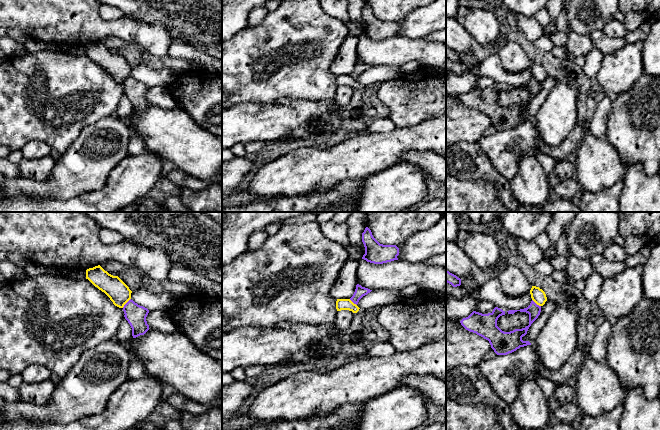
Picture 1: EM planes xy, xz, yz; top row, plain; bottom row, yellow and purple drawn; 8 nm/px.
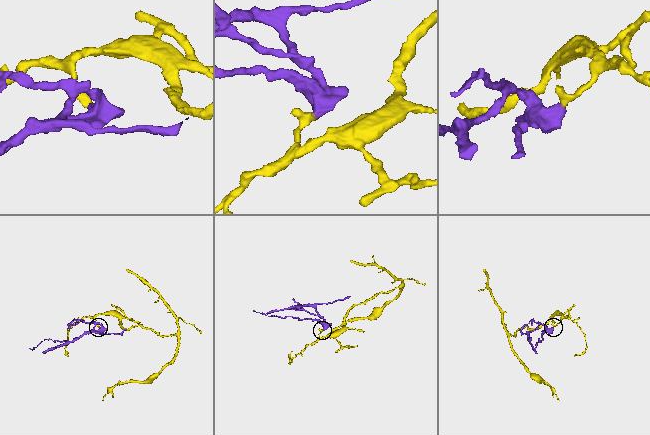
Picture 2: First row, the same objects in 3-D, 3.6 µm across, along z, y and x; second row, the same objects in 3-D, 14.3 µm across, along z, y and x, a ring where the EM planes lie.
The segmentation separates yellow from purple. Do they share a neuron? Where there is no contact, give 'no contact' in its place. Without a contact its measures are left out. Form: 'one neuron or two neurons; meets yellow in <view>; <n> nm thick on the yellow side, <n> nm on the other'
two neurons; meets yellow in xy; 180 nm thick on the yellow side, 160 nm on the other

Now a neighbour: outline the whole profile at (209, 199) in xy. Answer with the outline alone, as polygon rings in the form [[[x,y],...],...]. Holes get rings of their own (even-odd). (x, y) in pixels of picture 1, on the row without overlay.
[[[218,182],[201,191],[181,188],[179,195],[191,212],[222,212],[222,186]]]

